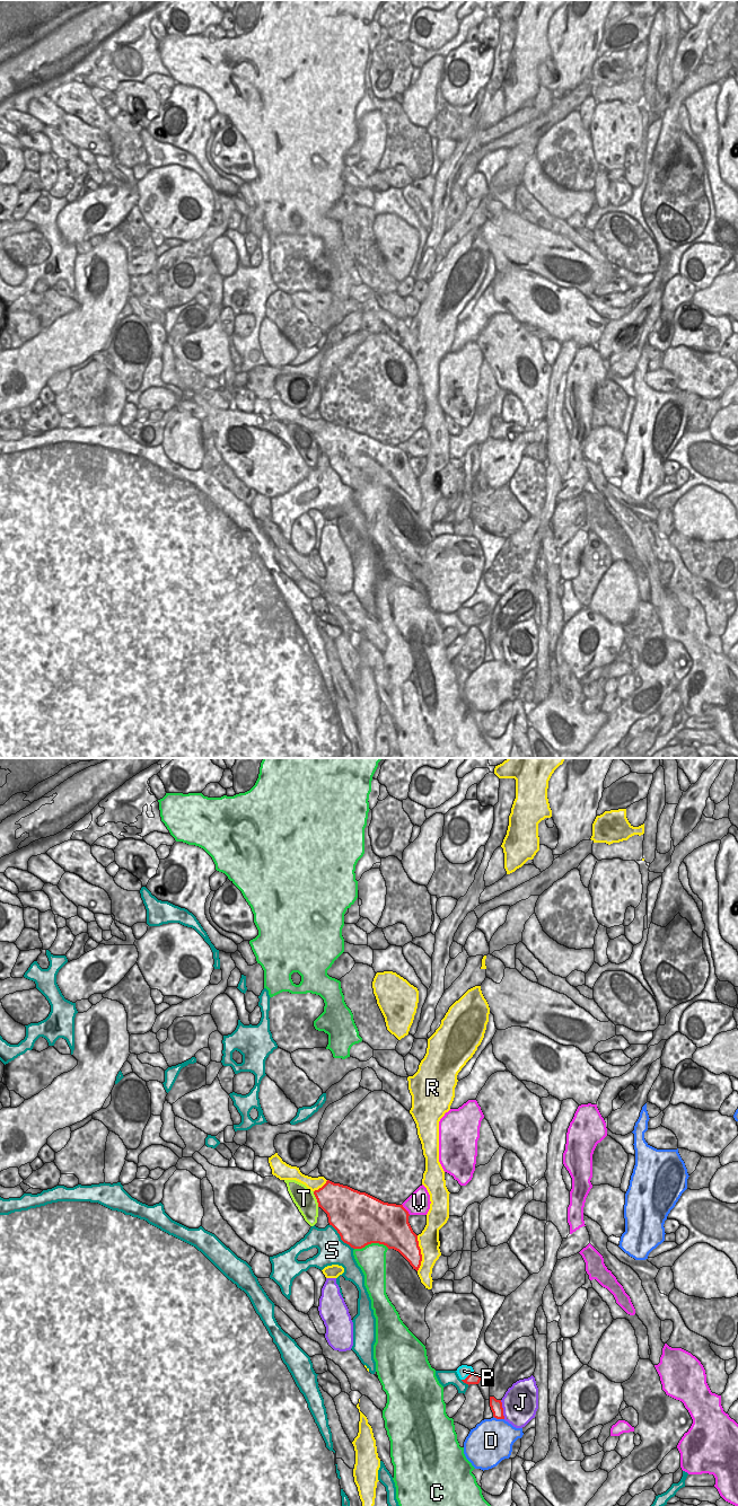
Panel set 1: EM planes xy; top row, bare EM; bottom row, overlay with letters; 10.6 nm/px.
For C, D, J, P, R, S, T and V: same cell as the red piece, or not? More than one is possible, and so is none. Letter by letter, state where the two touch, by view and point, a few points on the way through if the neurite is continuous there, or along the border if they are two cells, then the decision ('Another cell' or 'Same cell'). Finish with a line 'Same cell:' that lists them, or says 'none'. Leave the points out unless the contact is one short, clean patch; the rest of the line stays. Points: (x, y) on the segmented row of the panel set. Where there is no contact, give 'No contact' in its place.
C: Touches red at xy (371, 1242). Another cell
D: Touches red at xy (499, 1418). Boundary: xy (493, 1416), (503, 1419). Another cell
J: Touches red at xy (502, 1409). Another cell
P: Touches red at xy (468, 1375). Boundary: xy (474, 1372), (471, 1372), (462, 1380). Another cell
R: Touches red at xy (420, 1253). Another cell
S: Touches red at xy (341, 1238). Another cell
T: Touches red at xy (316, 1198). Another cell
V: Touches red at xy (405, 1209). Boundary: xy (402, 1204), (410, 1214). Another cell
Same cell: none

